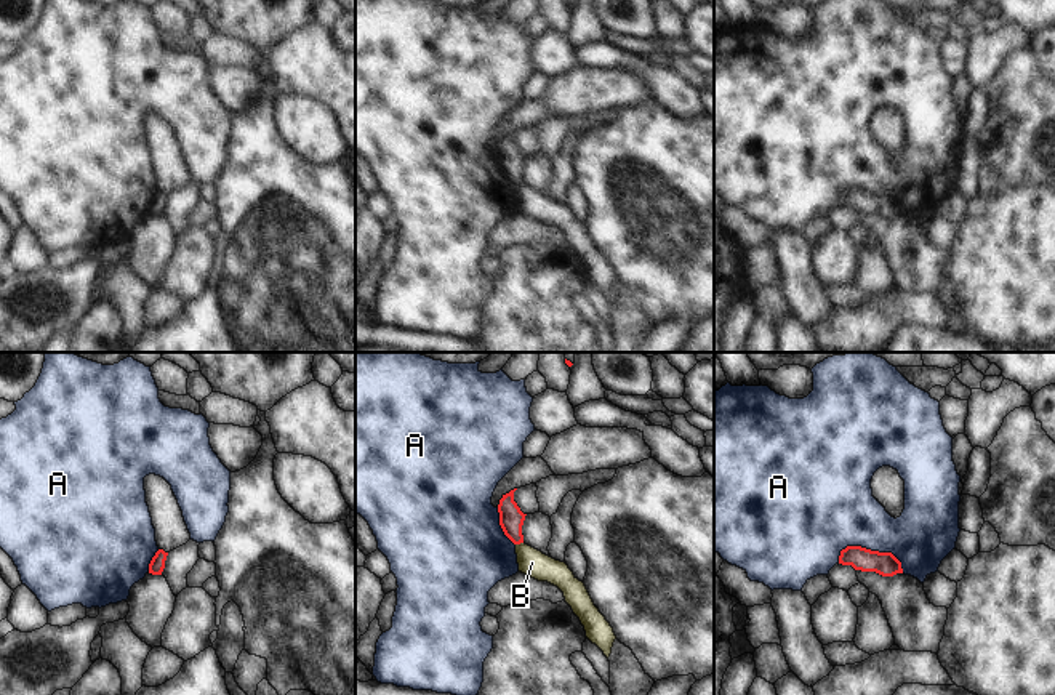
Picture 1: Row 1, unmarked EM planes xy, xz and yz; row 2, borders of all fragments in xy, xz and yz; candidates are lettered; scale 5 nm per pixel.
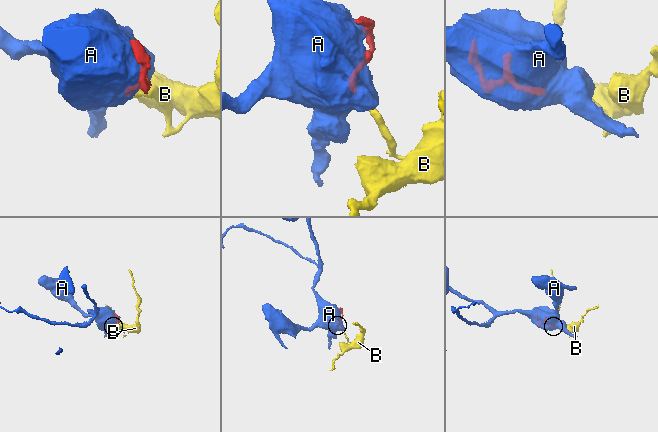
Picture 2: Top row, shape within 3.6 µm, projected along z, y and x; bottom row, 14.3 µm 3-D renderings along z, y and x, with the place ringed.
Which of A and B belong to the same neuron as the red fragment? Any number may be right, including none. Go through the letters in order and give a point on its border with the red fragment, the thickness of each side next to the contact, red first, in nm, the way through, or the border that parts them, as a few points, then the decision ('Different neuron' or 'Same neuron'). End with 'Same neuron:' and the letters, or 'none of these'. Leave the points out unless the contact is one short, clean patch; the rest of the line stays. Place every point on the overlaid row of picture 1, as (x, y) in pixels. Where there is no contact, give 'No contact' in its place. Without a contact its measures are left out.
A: Touches red at yz (873, 551). Thickness 120 nm (red) against 340 nm. Different neuron
B: Touches red at xz (519, 543). Thickness 130 nm (red) against 140 nm. Boundary: xz (522, 542), (516, 545). Different neuron
Same neuron: none of these

